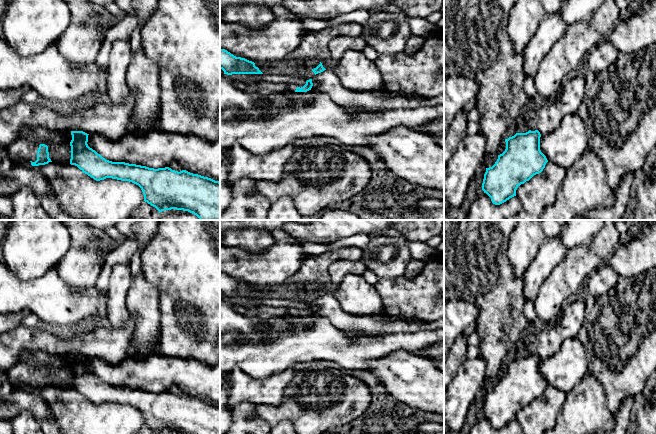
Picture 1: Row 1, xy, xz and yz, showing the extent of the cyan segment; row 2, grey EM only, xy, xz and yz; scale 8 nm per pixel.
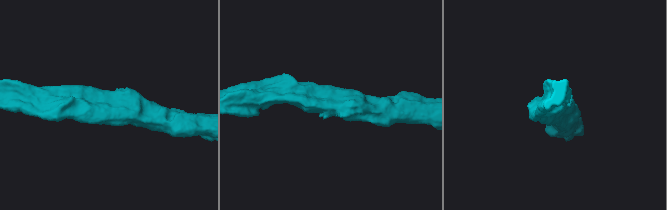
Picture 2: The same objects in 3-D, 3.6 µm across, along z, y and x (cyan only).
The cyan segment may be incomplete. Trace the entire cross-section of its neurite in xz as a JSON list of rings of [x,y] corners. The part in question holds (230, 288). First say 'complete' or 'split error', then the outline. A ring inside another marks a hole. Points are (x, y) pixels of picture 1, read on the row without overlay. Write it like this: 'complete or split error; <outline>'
complete; [[[220,273],[220,293],[224,298],[263,298],[255,287],[245,282],[236,281],[225,273]]]

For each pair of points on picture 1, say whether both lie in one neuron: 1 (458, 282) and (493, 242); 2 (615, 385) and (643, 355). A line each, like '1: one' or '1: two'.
1: one
2: one

